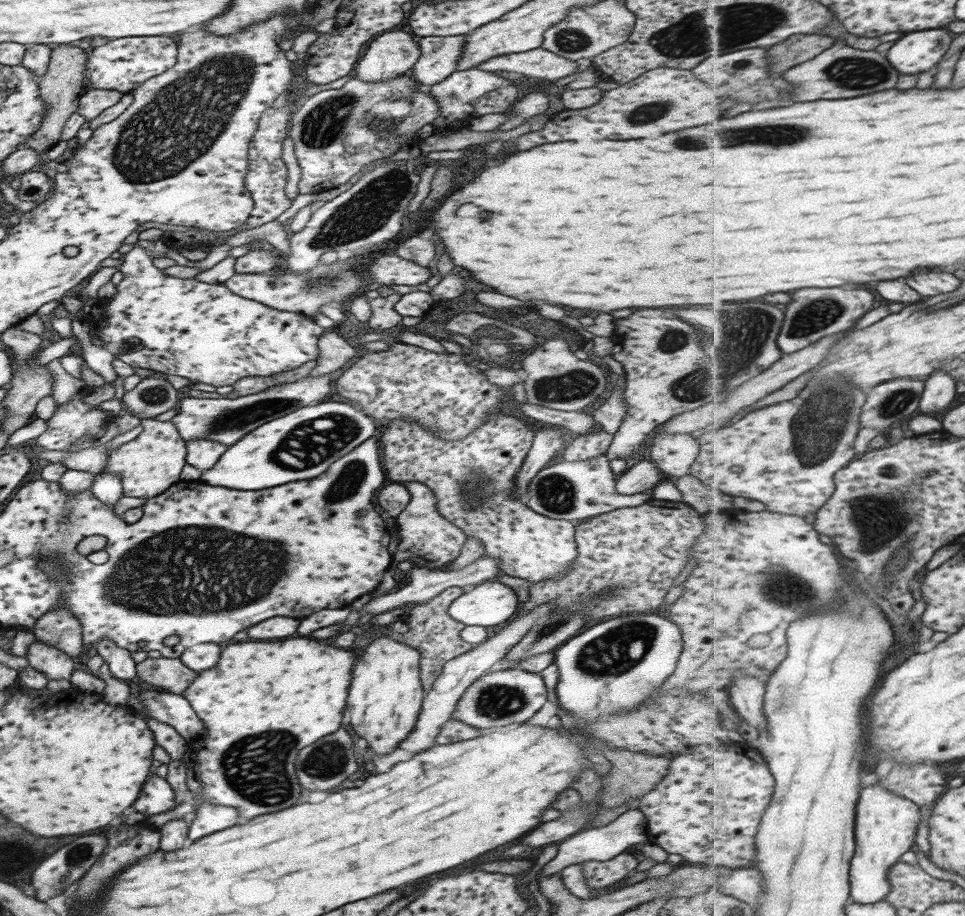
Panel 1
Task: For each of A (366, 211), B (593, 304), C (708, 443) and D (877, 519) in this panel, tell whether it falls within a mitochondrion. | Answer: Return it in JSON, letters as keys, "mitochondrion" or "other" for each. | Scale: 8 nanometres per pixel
{"A":"mitochondrion","B":"other","C":"other","D":"mitochondrion"}

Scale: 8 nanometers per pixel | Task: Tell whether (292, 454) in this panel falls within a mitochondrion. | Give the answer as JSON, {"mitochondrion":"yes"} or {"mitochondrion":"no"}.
{"mitochondrion":"yes"}

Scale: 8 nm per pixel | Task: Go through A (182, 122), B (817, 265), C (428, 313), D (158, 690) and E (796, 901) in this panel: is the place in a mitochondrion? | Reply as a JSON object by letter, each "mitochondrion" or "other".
{"A":"mitochondrion","B":"other","C":"other","D":"other","E":"other"}

